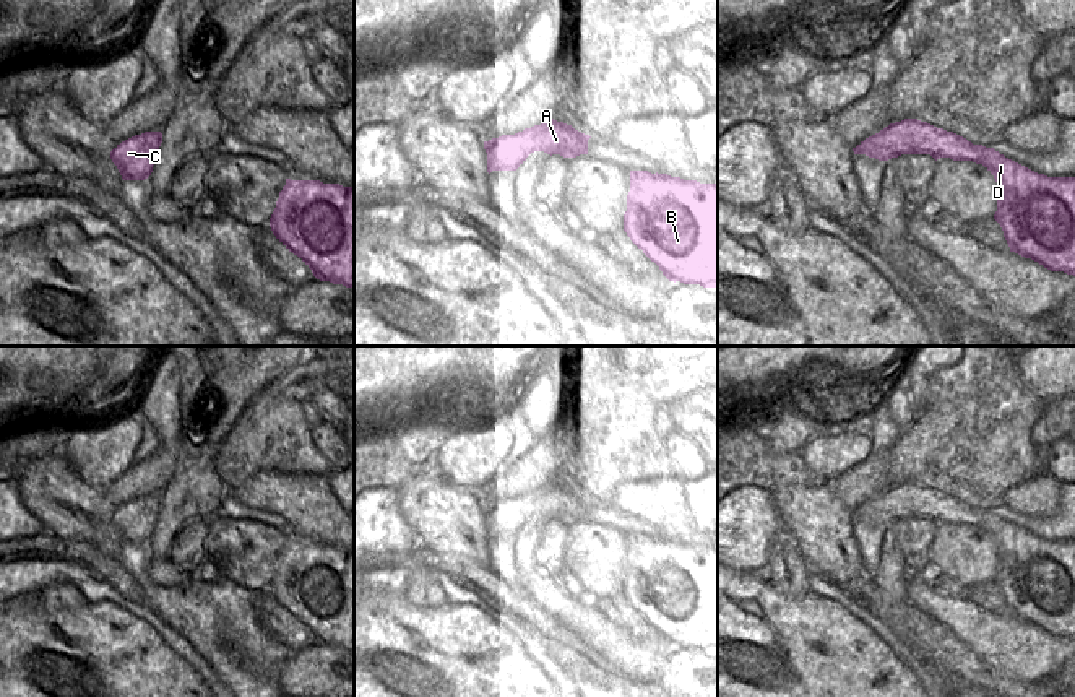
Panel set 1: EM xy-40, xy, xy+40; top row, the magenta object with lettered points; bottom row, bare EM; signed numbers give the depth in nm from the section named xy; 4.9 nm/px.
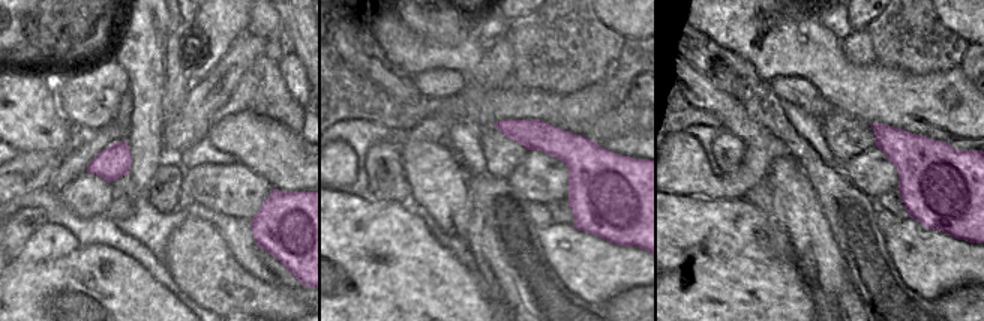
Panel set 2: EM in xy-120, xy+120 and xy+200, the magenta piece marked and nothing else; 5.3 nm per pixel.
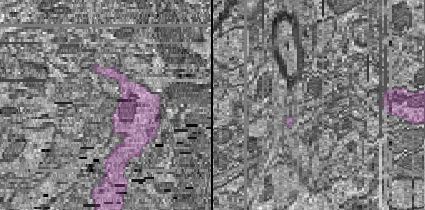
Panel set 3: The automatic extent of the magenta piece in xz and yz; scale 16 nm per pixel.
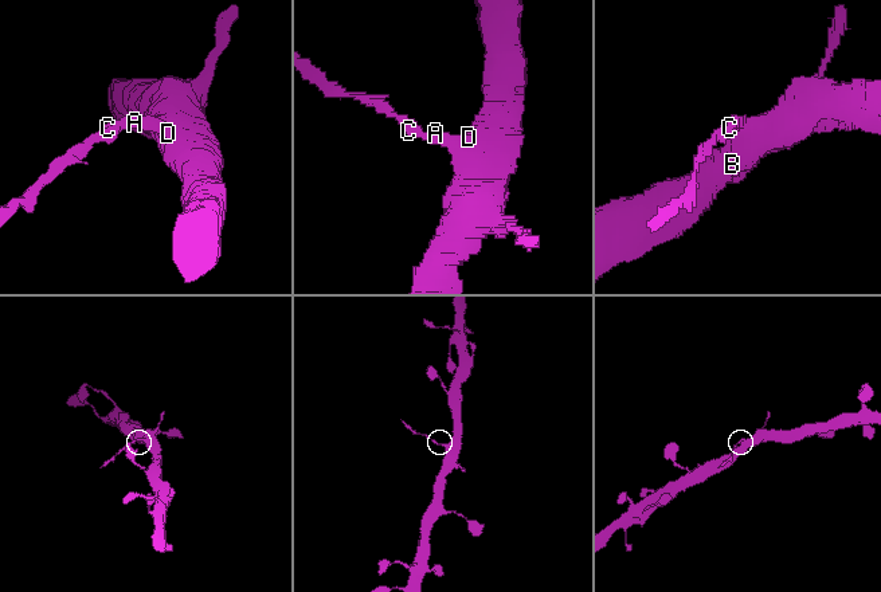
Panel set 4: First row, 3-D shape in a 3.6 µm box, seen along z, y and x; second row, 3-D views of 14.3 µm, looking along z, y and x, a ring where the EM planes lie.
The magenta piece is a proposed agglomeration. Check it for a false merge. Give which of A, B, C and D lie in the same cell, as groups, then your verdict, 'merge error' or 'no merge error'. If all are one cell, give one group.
groups A B D / C; merge error

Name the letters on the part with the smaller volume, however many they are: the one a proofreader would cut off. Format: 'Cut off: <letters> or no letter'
Cut off: C

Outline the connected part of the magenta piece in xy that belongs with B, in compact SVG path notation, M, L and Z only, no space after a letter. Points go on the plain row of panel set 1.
M630 535L624 595L669 645L718 652L718 548Z

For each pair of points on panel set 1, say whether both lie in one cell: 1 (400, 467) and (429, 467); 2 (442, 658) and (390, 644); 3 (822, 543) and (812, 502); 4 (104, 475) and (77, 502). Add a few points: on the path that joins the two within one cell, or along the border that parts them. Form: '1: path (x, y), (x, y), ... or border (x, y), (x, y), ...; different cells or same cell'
1: path (406, 468), (423, 468); same cell
2: path (429, 658), (403, 649); same cell
3: path (822, 533), (822, 527), (812, 512); same cell
4: border (65, 458), (86, 484), (103, 493); different cells

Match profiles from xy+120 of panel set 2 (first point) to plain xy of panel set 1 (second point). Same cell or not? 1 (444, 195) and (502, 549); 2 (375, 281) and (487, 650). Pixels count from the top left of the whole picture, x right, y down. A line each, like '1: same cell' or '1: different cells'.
1: different cells
2: same cell

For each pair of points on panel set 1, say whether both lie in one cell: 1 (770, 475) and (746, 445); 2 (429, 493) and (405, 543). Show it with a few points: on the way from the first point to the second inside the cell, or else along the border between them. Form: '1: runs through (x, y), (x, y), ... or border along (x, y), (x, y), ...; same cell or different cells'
1: runs through (764, 468), (747, 452); same cell
2: border along (397, 494), (400, 514), (414, 533), (419, 546); different cells

